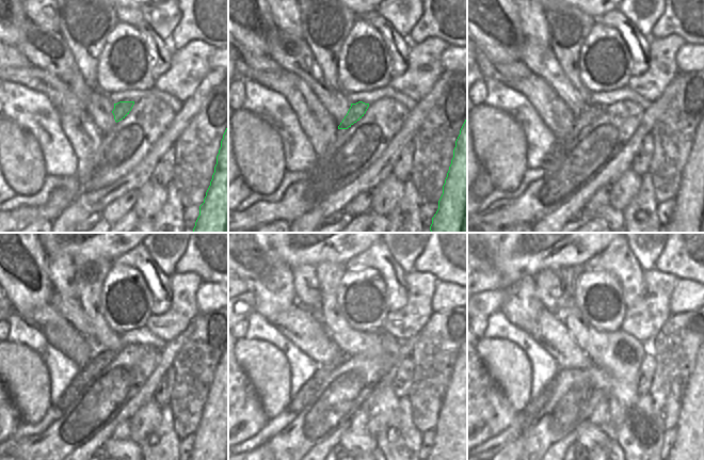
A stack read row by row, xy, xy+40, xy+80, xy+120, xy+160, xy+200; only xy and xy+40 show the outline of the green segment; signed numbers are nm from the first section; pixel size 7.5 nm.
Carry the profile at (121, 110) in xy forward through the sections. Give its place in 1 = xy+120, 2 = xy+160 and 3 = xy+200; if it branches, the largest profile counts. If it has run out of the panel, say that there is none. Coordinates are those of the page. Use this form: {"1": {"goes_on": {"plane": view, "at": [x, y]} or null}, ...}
{"1": {"goes_on": {"plane": "xy+120", "at": [101, 358]}}, "2": {"goes_on": {"plane": "xy+160", "at": [308, 390]}}, "3": {"goes_on": {"plane": "xy+200", "at": [536, 405]}}}

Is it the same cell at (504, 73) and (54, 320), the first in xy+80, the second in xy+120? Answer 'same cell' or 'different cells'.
same cell

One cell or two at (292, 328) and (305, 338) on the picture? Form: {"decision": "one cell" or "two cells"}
{"decision": "one cell"}

